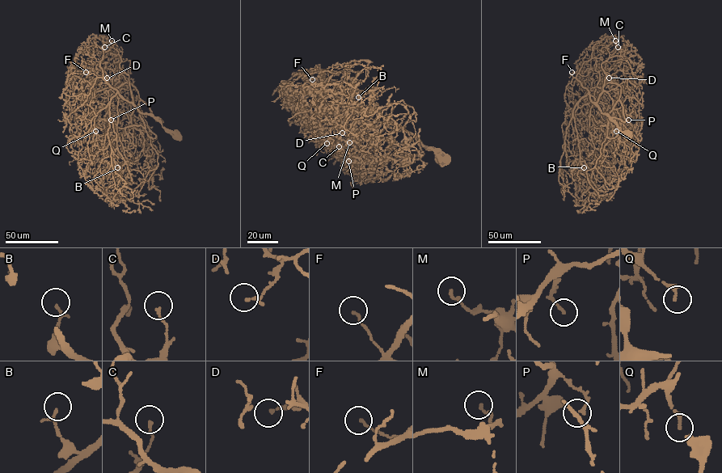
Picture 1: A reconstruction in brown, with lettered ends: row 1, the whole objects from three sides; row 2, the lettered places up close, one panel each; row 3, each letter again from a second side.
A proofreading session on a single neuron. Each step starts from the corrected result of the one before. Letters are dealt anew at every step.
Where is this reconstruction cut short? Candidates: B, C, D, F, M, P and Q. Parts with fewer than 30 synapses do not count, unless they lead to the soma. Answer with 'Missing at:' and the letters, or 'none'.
Missing at: Q

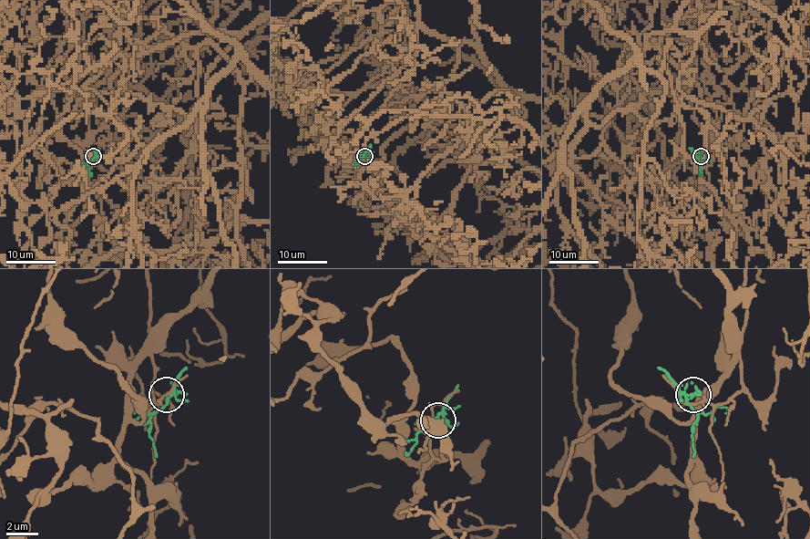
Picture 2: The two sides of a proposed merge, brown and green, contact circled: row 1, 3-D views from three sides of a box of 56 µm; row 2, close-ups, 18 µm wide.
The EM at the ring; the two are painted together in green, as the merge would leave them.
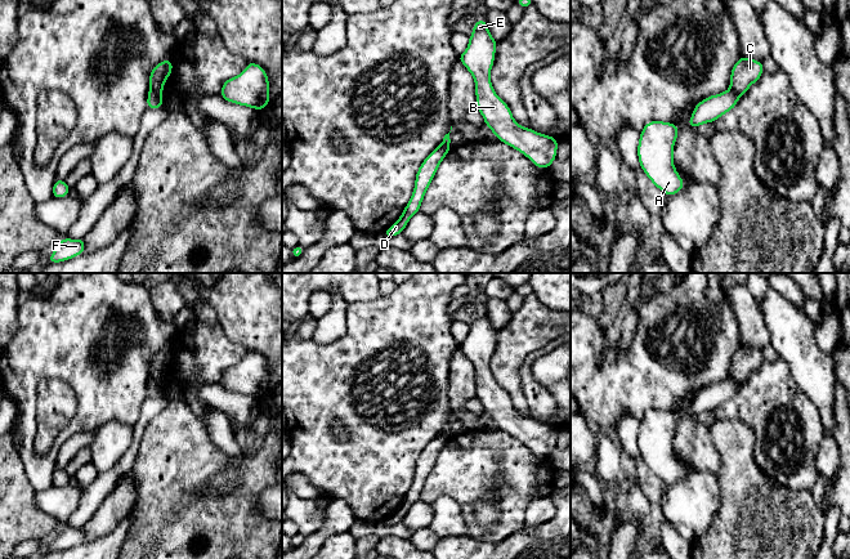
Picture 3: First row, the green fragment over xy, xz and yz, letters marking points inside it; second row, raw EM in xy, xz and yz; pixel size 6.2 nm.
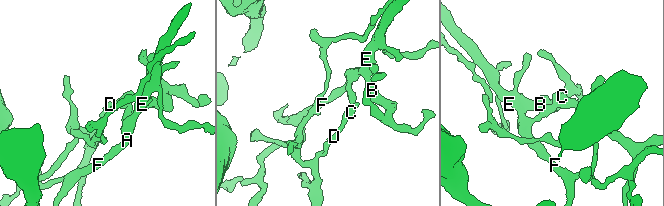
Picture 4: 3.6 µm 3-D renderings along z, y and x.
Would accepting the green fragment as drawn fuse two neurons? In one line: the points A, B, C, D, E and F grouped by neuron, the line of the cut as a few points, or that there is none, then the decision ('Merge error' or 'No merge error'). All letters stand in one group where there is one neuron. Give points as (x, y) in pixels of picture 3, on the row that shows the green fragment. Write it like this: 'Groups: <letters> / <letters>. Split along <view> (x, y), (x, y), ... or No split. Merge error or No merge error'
Groups: A B E F / C D. Split along xy (150, 89), (161, 90). Merge error

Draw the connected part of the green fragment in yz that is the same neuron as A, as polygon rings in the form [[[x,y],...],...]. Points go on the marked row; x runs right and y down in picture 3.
[[[648,121],[639,138],[640,167],[665,196],[676,194],[685,187],[672,158],[679,129],[671,122]]]

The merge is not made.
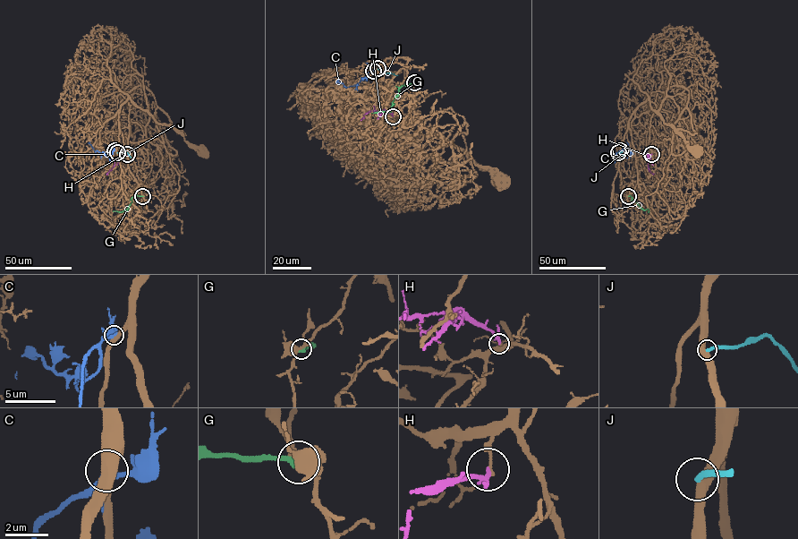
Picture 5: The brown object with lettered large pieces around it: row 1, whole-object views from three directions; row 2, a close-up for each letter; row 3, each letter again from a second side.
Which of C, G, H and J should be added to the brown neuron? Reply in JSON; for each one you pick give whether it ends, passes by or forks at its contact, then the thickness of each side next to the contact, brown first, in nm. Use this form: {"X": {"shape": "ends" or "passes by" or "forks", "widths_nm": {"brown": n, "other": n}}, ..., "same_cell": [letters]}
{"same_cell": []}

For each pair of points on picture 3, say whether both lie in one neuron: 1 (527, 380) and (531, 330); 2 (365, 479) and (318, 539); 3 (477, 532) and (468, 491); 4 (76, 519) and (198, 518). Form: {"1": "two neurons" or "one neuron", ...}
{"1": "two neurons", "2": "two neurons", "3": "one neuron", "4": "two neurons"}

